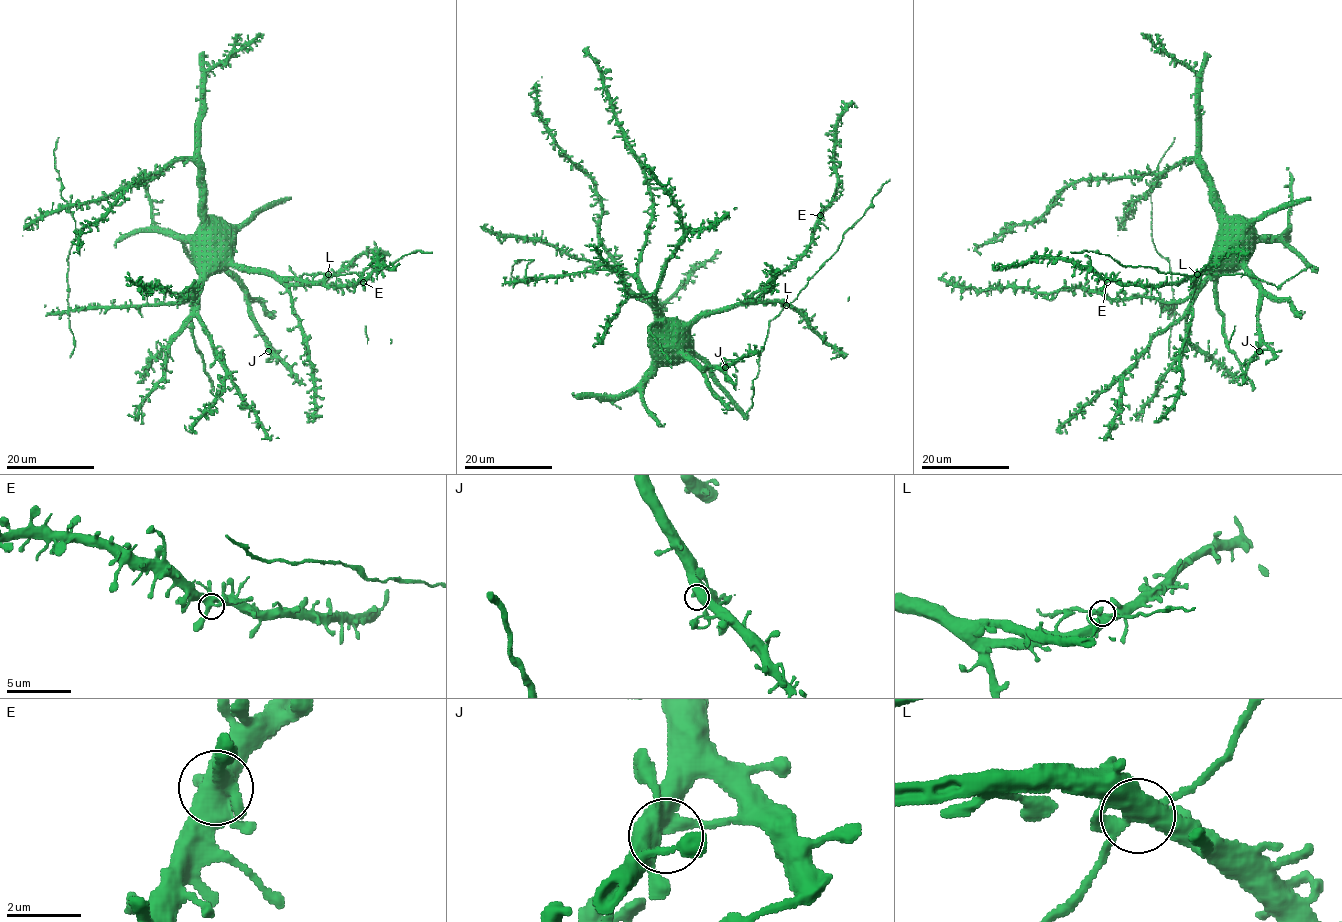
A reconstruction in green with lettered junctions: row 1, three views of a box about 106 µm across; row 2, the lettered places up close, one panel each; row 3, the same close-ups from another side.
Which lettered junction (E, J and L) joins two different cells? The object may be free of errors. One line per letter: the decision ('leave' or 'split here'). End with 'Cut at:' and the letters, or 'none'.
E: leave
J: leave
L: leave
Cut at: none

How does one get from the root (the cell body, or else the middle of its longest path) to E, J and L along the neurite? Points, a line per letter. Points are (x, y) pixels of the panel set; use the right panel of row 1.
E: (1216, 248), (1212, 251), (1213, 262), (1199, 276), (1155, 285), (1107, 282)
J: (1216, 248), (1223, 263), (1234, 270), (1242, 268), (1259, 289), (1259, 351)
L: (1216, 248), (1212, 251), (1213, 262), (1195, 283), (1197, 274)

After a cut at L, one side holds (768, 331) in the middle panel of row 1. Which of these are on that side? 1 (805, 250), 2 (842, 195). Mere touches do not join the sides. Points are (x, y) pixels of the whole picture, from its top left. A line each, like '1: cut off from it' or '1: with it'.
1: cut off from it
2: cut off from it

